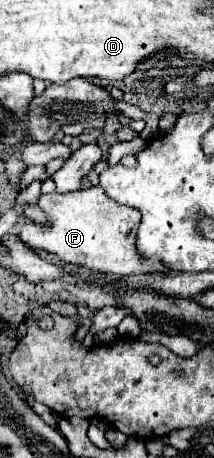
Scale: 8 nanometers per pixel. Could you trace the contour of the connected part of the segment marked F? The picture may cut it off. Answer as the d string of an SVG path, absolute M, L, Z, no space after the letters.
M87 187L87 189L79 189L79 191L71 191L71 193L51 193L51 195L41 195L39 197L39 207L41 211L47 215L47 223L39 225L33 221L25 221L21 227L21 241L29 247L29 249L41 249L47 253L57 255L63 263L71 263L71 265L79 265L79 267L87 267L95 273L107 273L107 275L143 275L143 273L161 273L161 271L169 271L167 267L163 267L157 261L147 261L139 257L137 249L135 249L135 233L141 221L141 213L133 207L127 205L119 205L113 199L109 199L105 195L105 191L101 187Z

